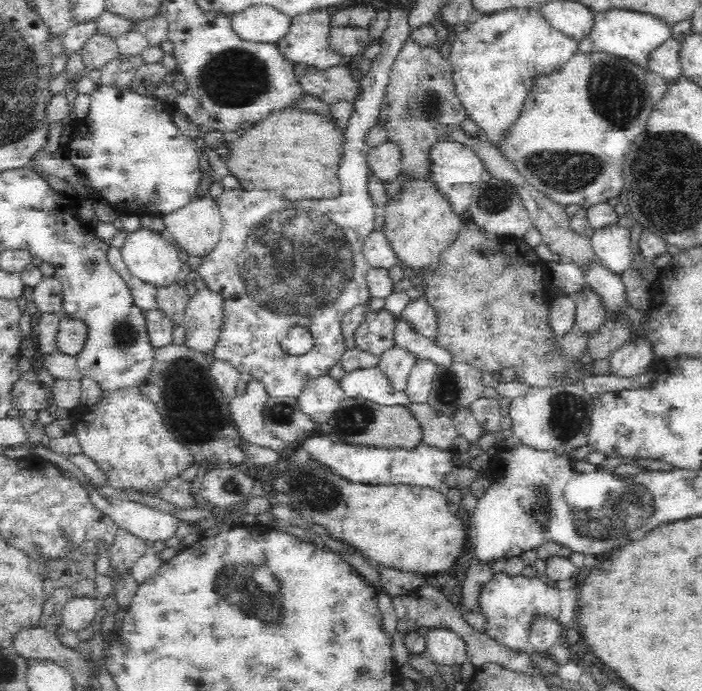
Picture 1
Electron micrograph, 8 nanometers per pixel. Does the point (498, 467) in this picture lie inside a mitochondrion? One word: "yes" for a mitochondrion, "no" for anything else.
no

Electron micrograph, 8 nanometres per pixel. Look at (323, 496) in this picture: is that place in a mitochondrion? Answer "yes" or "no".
yes

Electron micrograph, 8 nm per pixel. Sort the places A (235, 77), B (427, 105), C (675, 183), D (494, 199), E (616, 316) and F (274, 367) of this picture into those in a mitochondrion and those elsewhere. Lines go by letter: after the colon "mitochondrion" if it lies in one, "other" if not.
A: mitochondrion
B: mitochondrion
C: mitochondrion
D: mitochondrion
E: other
F: other

